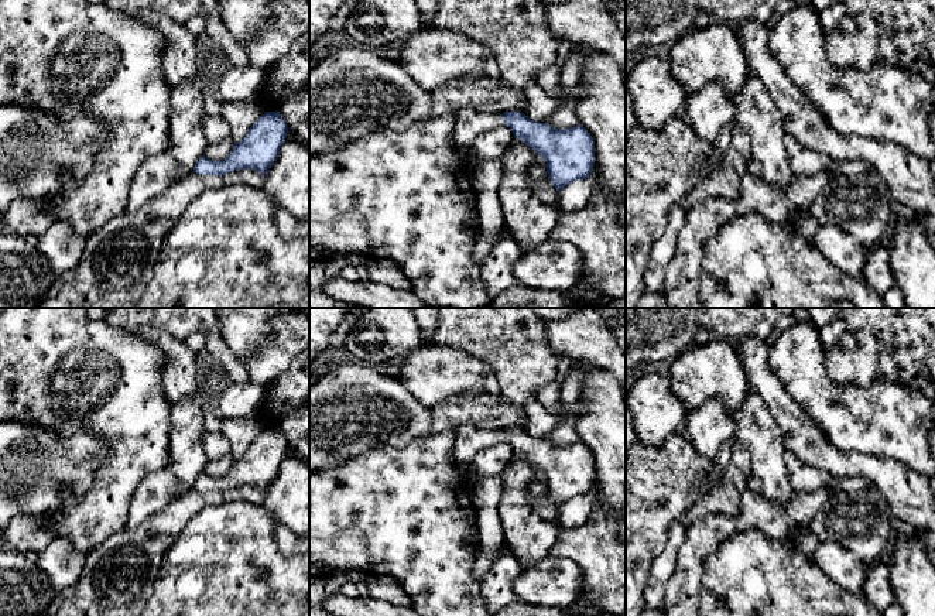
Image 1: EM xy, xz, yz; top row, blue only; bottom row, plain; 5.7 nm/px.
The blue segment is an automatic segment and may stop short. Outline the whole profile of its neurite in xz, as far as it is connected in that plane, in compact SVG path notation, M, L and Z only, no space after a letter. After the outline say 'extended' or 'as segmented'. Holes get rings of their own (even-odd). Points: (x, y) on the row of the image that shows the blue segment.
M470 107L458 109L455 114L455 146L469 170L473 170L477 161L472 148L476 137L494 127L507 126L516 138L527 143L547 161L547 172L558 192L592 174L595 141L582 124L572 129L554 129L520 112L486 114Z; extended

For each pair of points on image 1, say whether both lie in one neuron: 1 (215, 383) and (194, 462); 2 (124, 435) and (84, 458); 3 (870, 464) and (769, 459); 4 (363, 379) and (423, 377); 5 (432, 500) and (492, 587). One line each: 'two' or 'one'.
1: one
2: two
3: two
4: two
5: two

